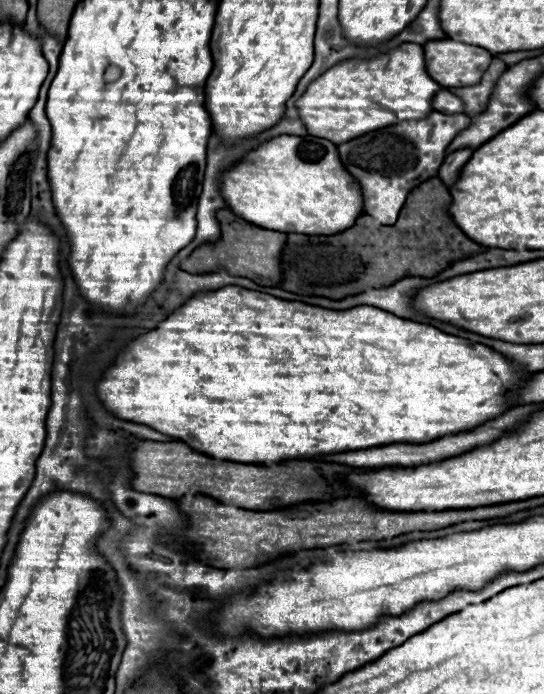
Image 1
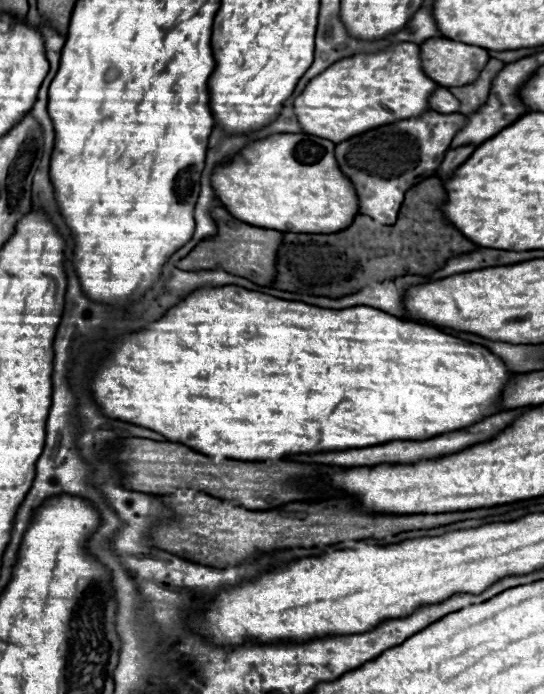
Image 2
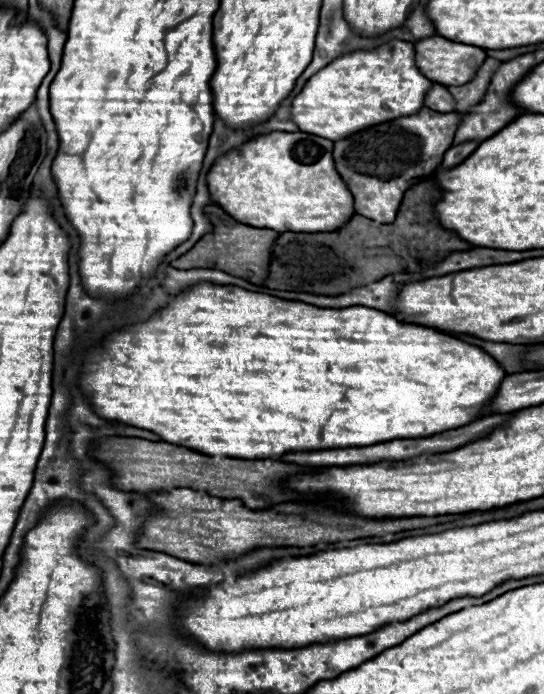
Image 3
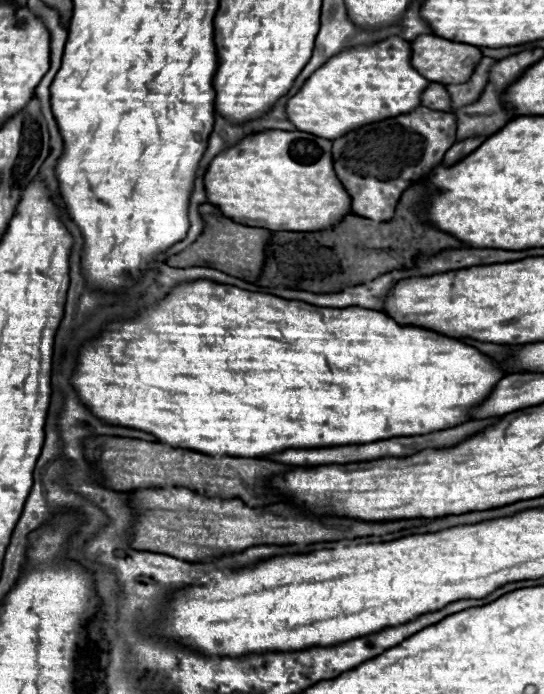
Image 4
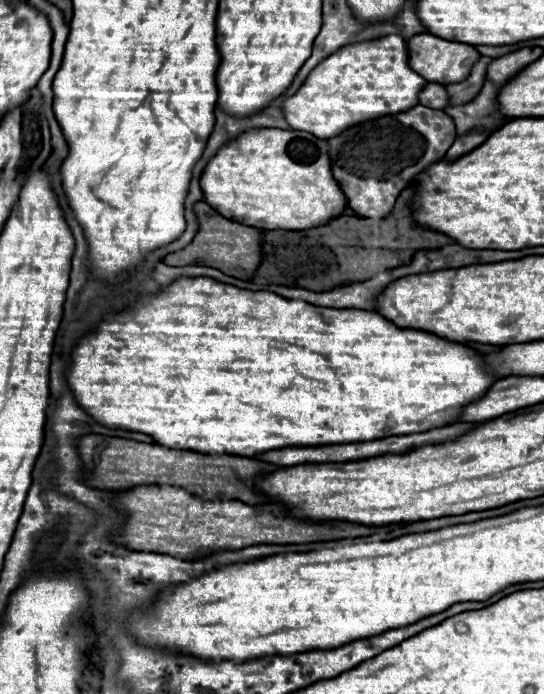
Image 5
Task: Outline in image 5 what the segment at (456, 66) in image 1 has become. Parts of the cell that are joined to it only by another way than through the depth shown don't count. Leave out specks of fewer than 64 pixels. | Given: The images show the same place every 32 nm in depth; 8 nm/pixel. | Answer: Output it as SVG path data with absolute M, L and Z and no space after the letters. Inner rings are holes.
M420 34L420 38L406 38L408 44L408 58L410 58L410 68L418 72L424 80L428 82L438 82L438 84L456 84L468 78L474 62L480 58L478 50L470 44L456 44L432 34Z

